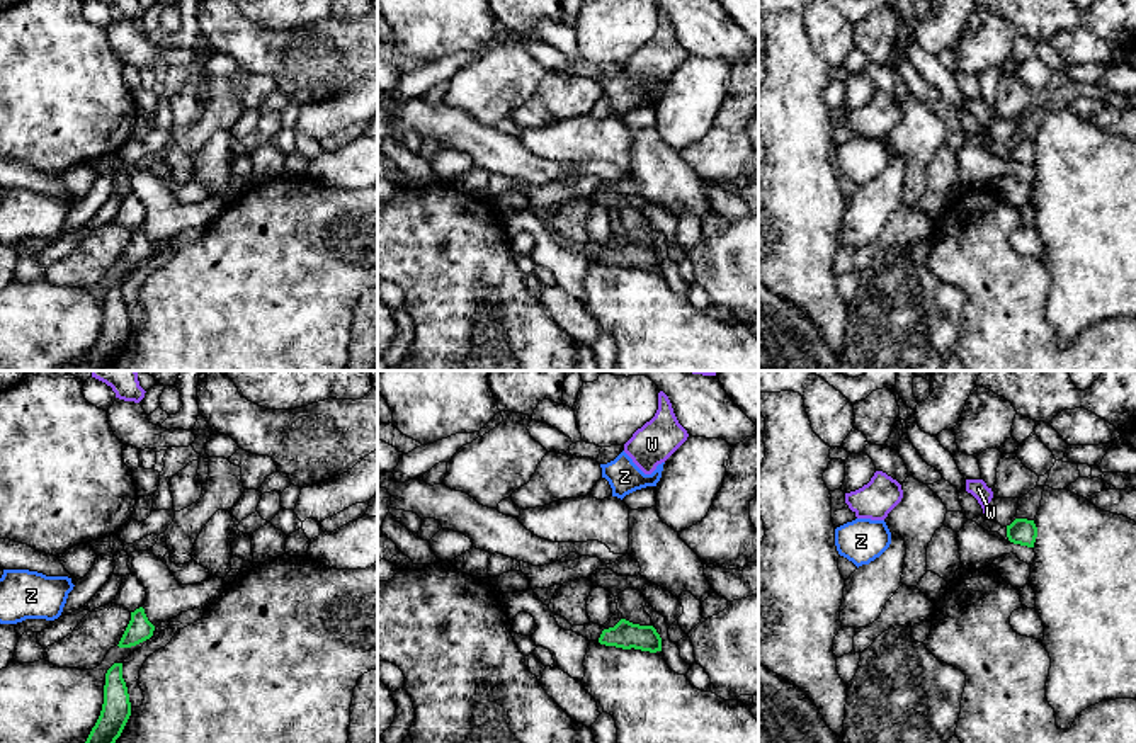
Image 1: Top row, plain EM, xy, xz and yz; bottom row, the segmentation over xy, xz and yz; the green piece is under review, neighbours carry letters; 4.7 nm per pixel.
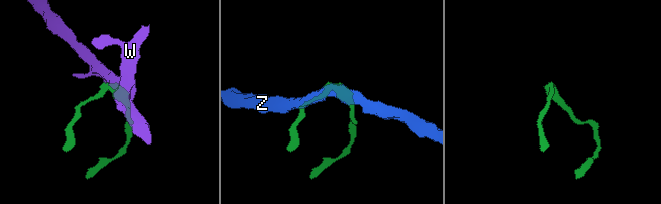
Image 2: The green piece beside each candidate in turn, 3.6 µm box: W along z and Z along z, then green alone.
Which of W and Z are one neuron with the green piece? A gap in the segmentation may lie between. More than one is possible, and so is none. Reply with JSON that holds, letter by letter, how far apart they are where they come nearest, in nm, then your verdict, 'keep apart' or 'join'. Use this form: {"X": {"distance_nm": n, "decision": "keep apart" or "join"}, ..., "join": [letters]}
{"W": {"distance_nm": 110, "decision": "join"}, "Z": {"distance_nm": 300, "decision": "keep apart"}, "join": ["W"]}

